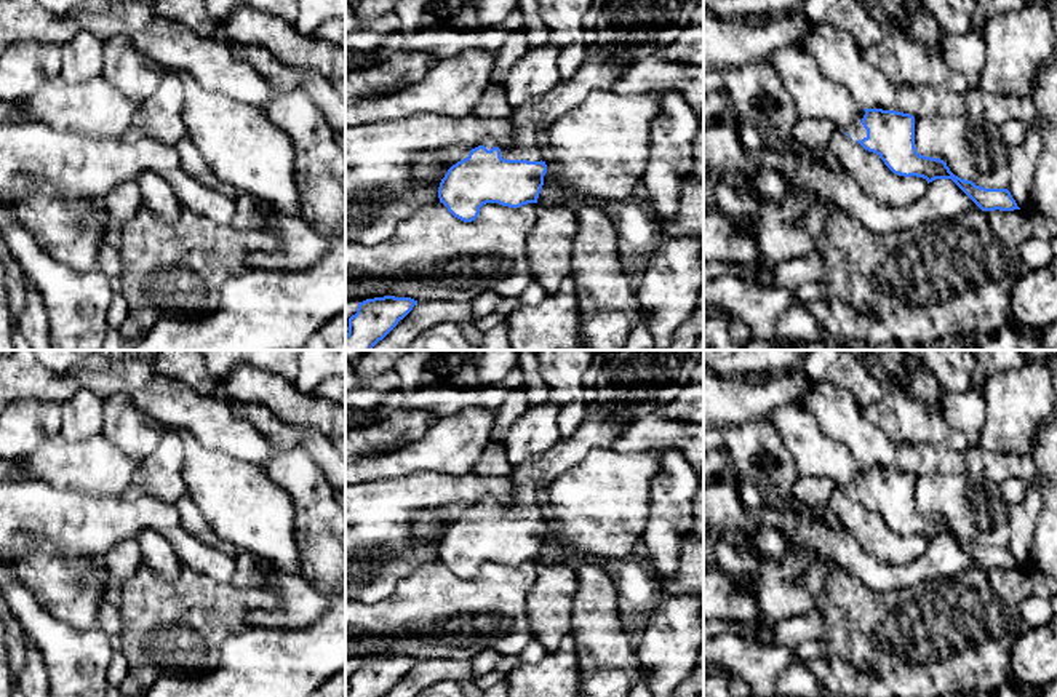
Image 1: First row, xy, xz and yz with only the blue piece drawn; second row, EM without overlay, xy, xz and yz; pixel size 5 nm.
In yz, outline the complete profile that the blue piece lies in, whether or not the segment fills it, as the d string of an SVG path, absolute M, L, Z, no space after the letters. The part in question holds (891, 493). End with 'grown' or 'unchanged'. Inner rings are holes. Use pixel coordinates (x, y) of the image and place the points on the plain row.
M864 467L846 492L865 508L876 512L899 534L929 540L951 537L982 569L1020 568L1007 547L985 547L955 534L940 516L924 515L915 505L915 475L895 468Z; grown

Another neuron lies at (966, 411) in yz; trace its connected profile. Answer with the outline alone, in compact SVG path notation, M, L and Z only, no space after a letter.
M942 388L942 412L953 428L967 435L972 446L979 444L987 414L987 406L980 393L974 390L950 393Z

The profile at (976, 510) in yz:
M929 473L915 478L919 513L940 516L950 529L985 547L1009 547L1009 505L991 480Z

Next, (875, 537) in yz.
M835 486L827 507L860 548L883 564L907 566L927 550L926 537L894 532L880 513L865 508L844 488Z

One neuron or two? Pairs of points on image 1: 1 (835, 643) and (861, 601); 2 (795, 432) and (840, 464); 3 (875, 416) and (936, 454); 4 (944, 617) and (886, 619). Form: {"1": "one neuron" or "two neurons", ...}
{"1": "one neuron", "2": "one neuron", "3": "two neurons", "4": "two neurons"}

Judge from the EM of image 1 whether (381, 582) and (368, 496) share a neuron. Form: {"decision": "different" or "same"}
{"decision": "same"}

